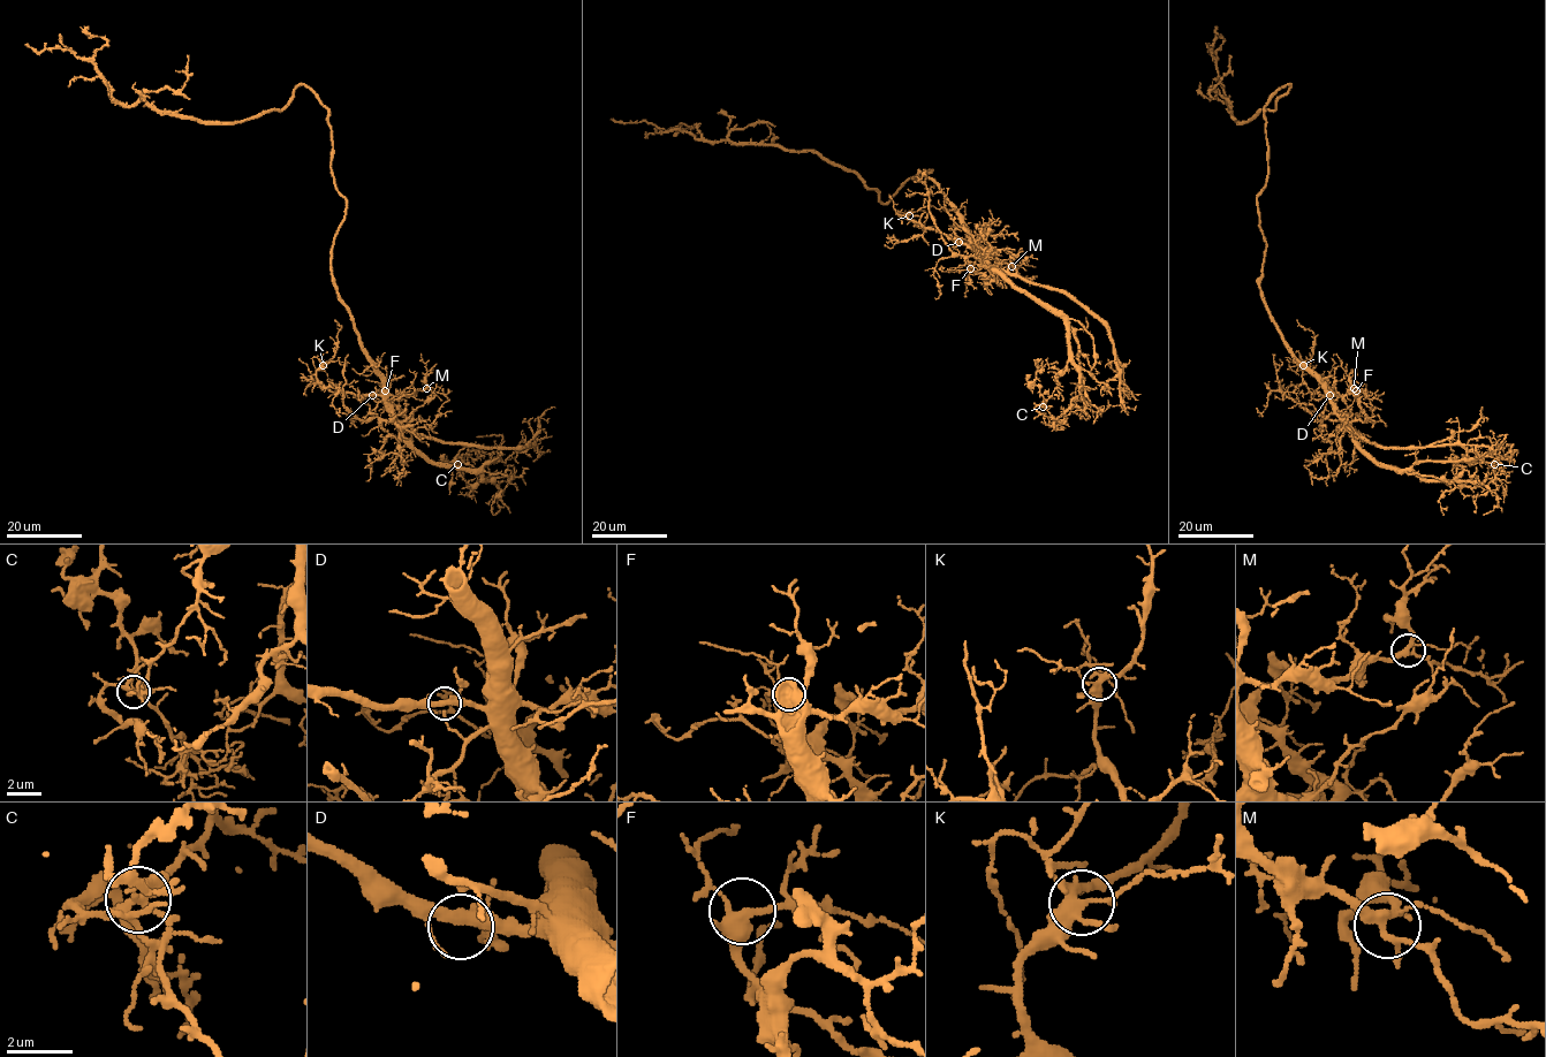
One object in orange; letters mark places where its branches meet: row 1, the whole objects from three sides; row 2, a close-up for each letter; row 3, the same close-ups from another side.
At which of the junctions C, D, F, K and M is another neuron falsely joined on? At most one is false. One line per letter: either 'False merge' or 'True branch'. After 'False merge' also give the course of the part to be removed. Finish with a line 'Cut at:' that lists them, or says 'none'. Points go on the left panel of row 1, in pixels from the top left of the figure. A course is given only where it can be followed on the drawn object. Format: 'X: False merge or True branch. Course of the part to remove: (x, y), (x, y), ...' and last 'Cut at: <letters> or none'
C: False merge. Course of the part to remove: (457, 464), (448, 462), (455, 464), (448, 494)
D: True branch
F: True branch
K: True branch
M: True branch
Cut at: C

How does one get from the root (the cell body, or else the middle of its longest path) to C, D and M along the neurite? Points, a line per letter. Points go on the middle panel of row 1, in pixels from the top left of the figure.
C: (919, 177), (930, 177), (945, 194), (994, 271), (1062, 319), (1067, 367), (1043, 407)
D: (919, 177), (919, 173), (930, 177), (945, 194), (968, 235), (967, 242), (959, 242)
M: (919, 177), (919, 173), (939, 187), (977, 245), (986, 246), (1012, 266)

